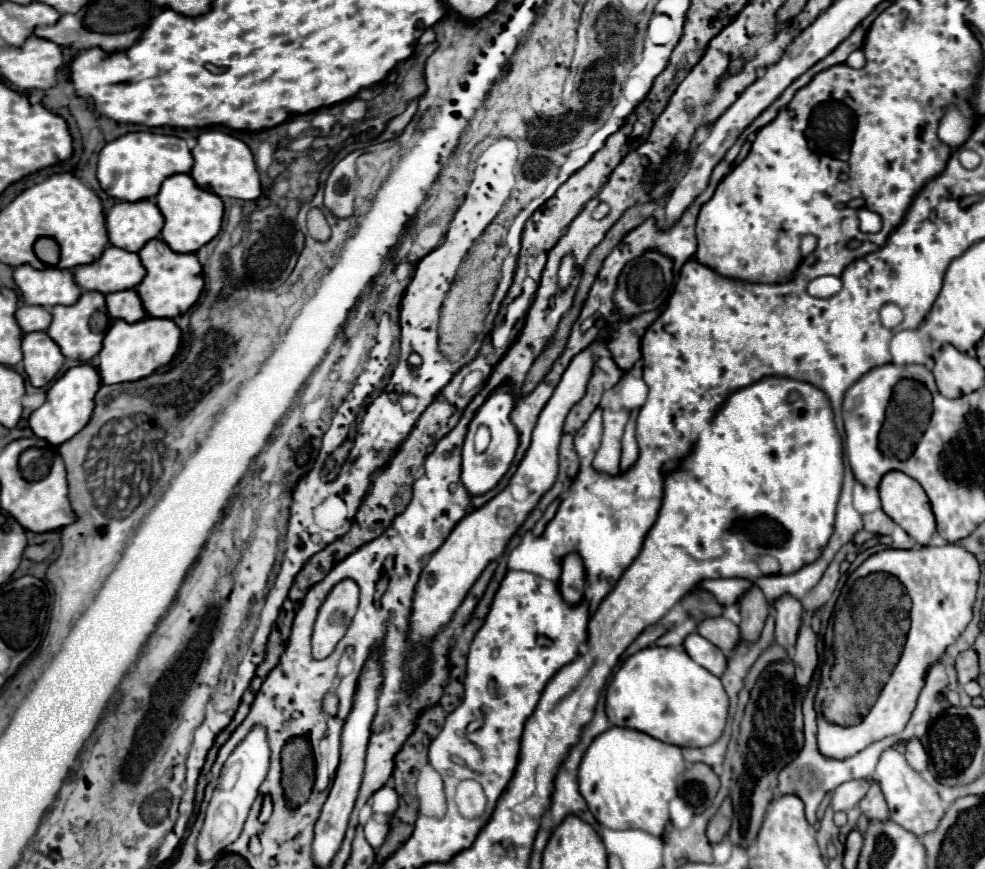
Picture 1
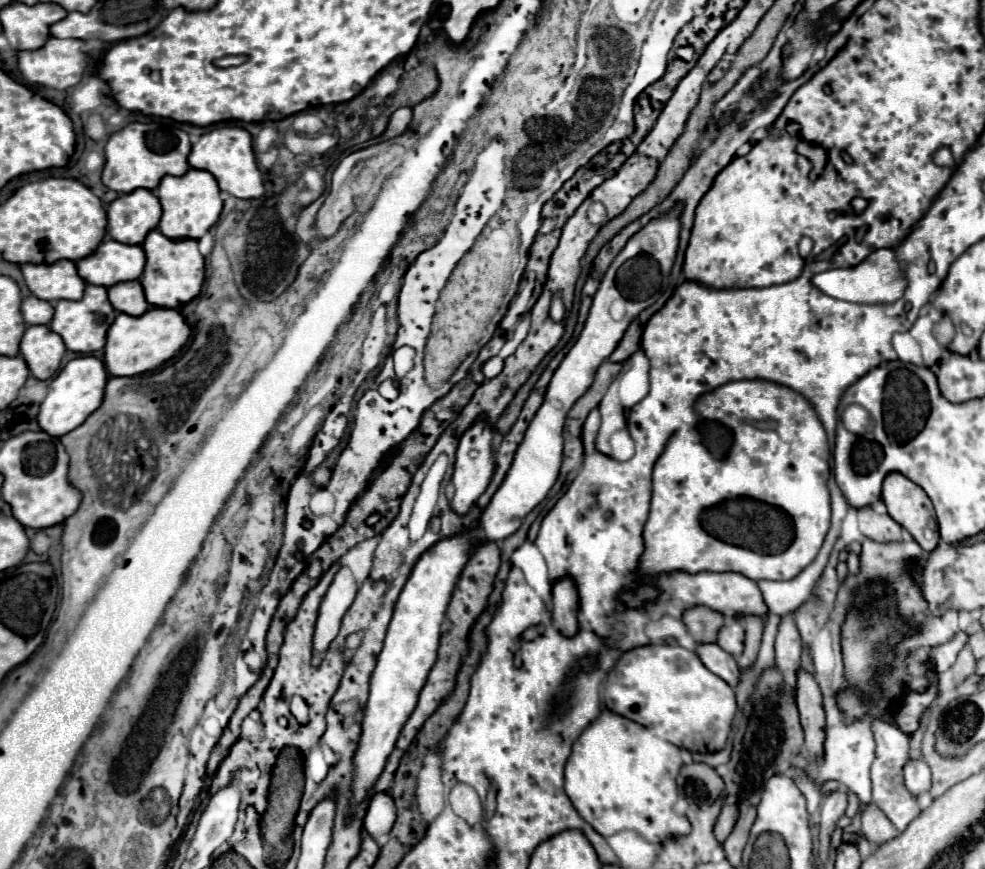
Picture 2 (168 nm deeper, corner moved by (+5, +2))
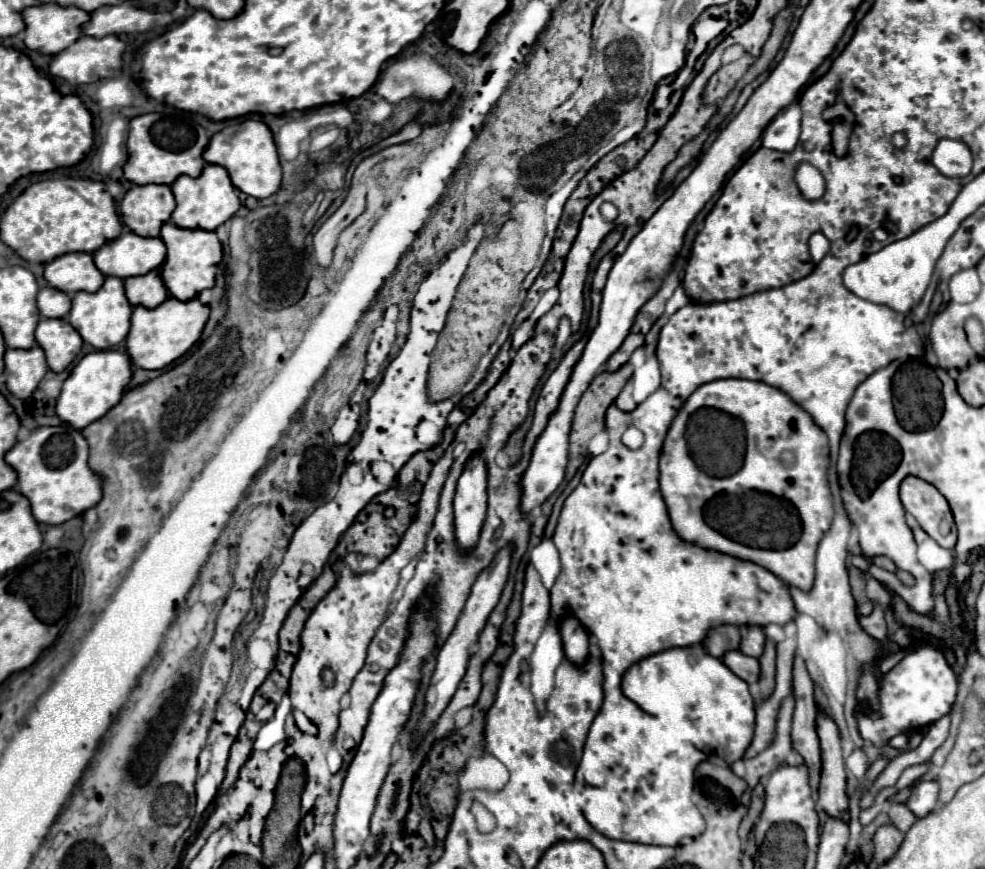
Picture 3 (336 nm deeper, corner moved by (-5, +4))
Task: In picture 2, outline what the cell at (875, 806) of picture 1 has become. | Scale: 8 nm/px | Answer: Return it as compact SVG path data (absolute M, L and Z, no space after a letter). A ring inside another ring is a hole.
M870 804L862 812L862 834L872 846L880 846L880 844L888 842L890 838L896 838L898 830L886 818L886 814L882 814L882 810L878 810L876 804Z

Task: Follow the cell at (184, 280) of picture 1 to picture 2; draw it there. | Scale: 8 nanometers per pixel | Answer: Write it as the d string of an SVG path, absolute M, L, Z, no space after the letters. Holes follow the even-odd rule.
M152 230L146 236L142 248L146 252L146 268L140 276L140 282L144 286L146 300L152 306L182 308L200 294L204 282L204 256L198 250L198 240L192 238L170 240L160 230Z

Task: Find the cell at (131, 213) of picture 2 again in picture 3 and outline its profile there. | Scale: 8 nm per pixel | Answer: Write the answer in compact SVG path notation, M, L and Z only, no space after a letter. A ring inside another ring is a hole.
M132 186L120 204L120 216L134 234L158 238L162 224L170 220L174 208L176 202L170 186Z

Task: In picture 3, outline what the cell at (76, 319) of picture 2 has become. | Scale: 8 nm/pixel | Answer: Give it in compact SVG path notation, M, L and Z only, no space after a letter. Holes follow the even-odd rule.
M108 276L98 292L94 294L76 292L74 294L68 322L72 324L72 328L76 328L76 332L82 336L86 344L98 350L108 350L126 338L130 330L130 314L132 314L132 306L128 304L128 298L124 296L124 282L116 280L114 276Z

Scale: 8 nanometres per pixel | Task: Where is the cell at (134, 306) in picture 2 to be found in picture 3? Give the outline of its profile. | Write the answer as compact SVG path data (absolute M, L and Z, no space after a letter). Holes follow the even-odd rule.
M158 270L124 280L124 288L126 288L126 298L132 306L144 306L152 310L168 298L168 292L162 284Z

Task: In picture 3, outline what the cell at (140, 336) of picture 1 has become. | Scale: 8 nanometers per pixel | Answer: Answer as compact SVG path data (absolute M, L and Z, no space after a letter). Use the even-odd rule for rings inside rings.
M168 298L158 308L148 310L144 306L136 306L132 312L132 326L126 336L126 352L134 366L144 370L162 370L180 356L184 356L200 338L202 328L208 320L210 308L200 304L198 298L180 302L176 298Z

